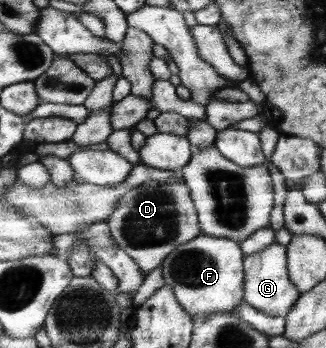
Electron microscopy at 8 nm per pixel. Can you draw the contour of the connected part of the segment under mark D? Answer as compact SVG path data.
M178 175L168 182L147 180L141 186L134 187L121 197L114 214L105 221L116 246L124 248L128 256L136 260L144 275L160 266L176 247L190 242L201 231L190 189Z

